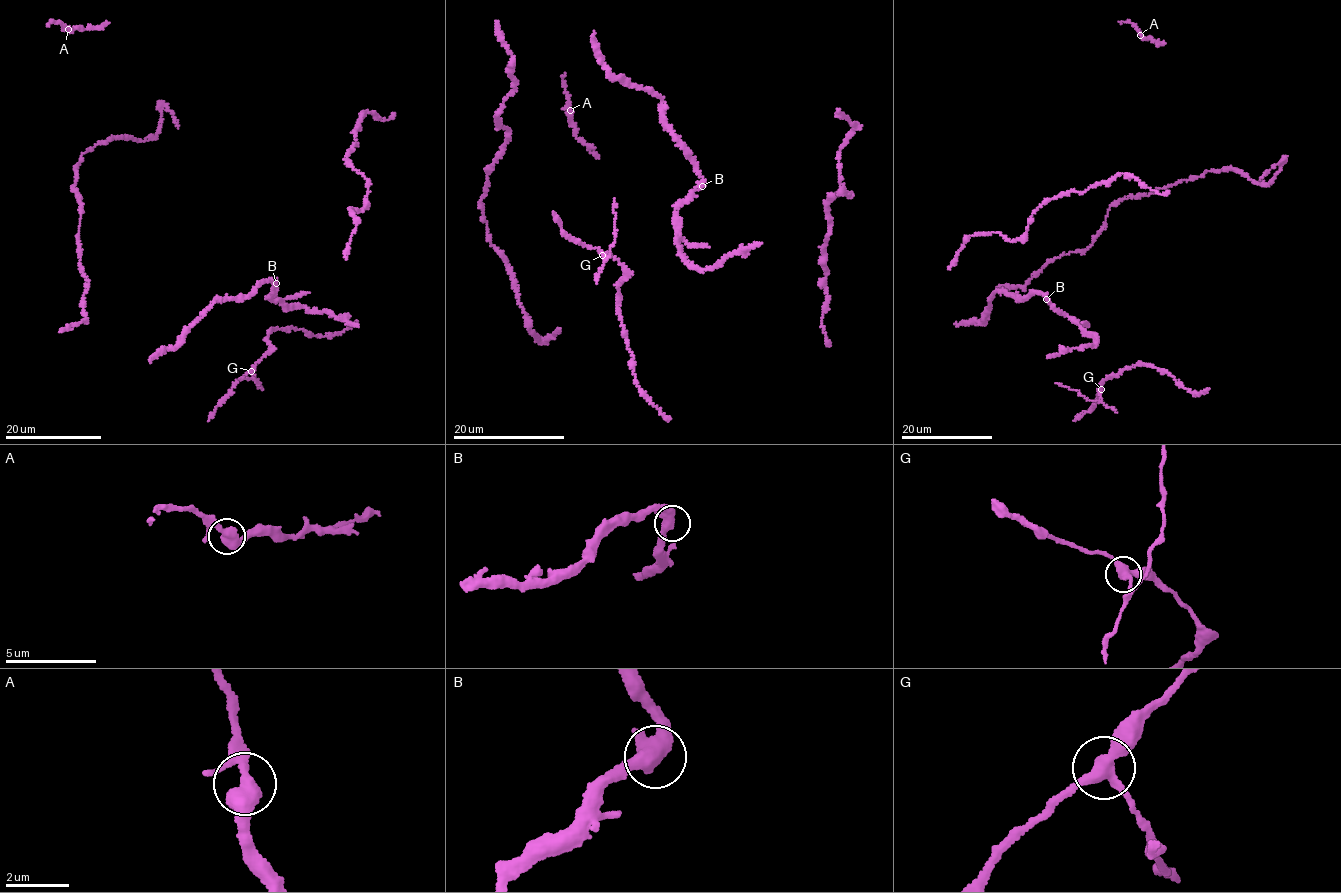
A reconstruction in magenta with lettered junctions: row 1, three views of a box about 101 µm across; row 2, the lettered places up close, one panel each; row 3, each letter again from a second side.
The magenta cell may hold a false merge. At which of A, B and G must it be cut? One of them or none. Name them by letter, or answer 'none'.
G

